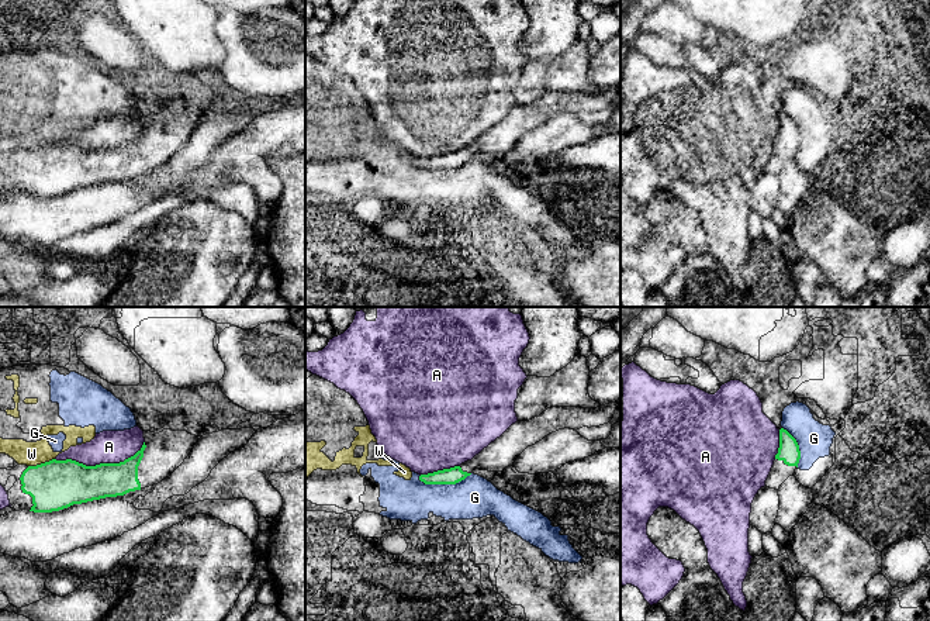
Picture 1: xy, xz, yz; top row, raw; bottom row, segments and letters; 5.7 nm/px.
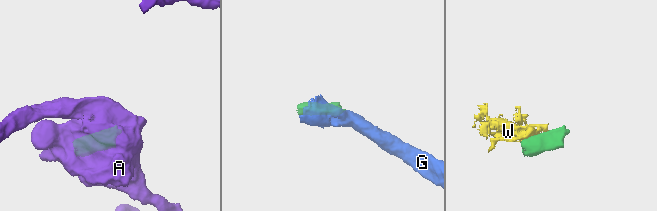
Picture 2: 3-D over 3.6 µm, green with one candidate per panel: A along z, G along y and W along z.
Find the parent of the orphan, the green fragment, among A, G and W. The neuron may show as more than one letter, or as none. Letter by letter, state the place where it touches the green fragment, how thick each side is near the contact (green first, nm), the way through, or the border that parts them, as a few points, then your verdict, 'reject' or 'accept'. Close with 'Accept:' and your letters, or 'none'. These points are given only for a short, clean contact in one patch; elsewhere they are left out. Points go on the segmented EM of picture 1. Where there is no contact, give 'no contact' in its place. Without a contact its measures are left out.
A: contact xy (100, 463); calibres 280 and 190 nm; reject
G: contact xz (445, 483); calibres 100 and 240 nm; reject
W: contact xy (41, 463); calibres 280 and 140 nm; reject
Accept: none

